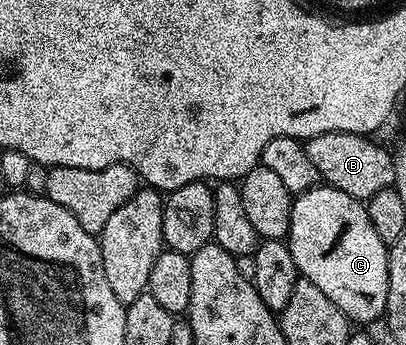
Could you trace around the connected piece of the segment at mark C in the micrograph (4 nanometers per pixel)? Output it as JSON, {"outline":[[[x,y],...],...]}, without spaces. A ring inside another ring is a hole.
{"outline":[[[315,185],[310,191],[299,194],[292,203],[292,218],[288,228],[287,243],[294,255],[297,274],[303,280],[319,287],[334,307],[341,309],[349,322],[376,321],[385,316],[388,298],[388,246],[378,239],[374,223],[370,223],[368,206],[365,202],[338,191],[332,185]]]}

